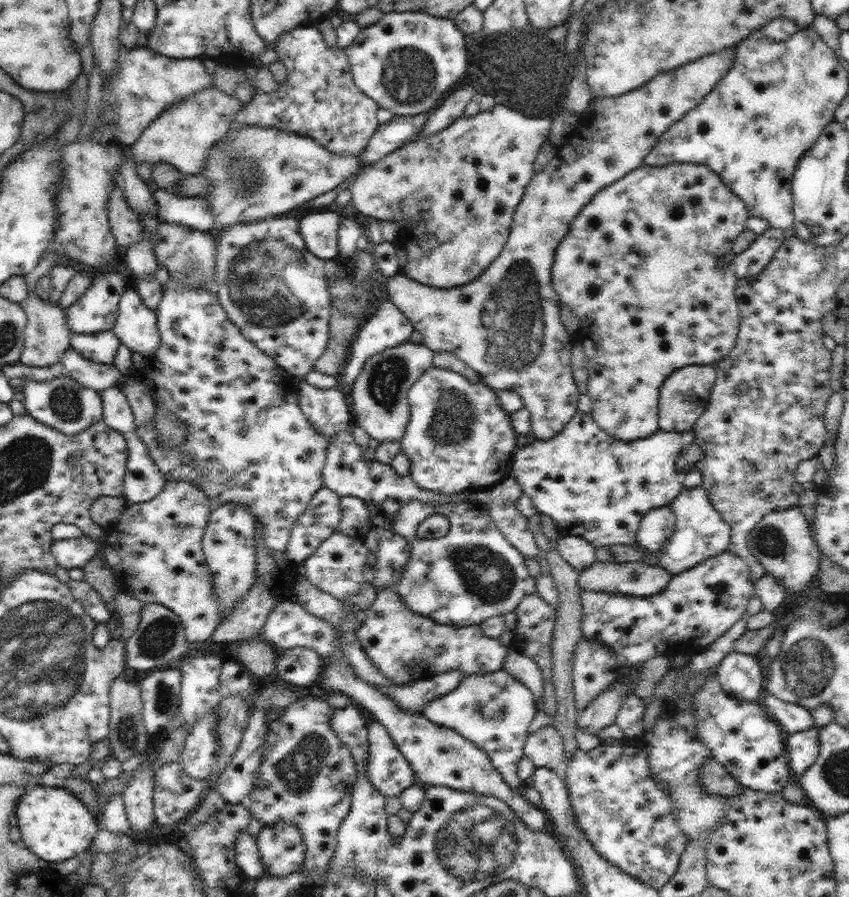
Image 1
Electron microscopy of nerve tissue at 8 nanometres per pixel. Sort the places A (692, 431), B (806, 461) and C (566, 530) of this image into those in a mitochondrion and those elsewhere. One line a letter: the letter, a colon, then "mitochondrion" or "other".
A: other
B: other
C: other

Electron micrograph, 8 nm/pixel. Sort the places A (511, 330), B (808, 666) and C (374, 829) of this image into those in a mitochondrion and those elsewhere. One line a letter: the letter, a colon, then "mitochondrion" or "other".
A: mitochondrion
B: mitochondrion
C: other

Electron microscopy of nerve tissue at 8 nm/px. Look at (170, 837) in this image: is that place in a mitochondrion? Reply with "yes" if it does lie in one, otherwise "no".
no

